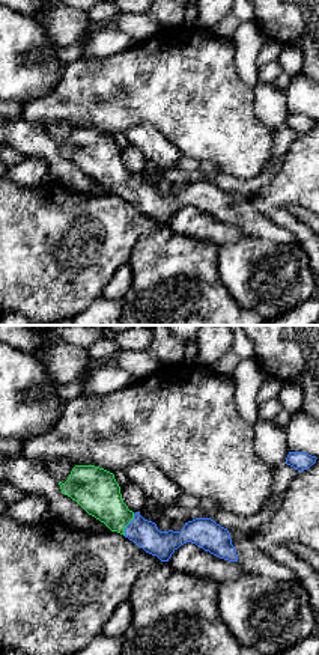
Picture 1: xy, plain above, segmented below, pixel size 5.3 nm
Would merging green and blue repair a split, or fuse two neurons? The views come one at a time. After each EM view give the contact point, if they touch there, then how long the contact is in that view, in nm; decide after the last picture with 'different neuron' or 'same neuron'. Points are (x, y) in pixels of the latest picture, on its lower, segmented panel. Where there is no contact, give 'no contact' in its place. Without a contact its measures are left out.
(128, 523) | 130 nm

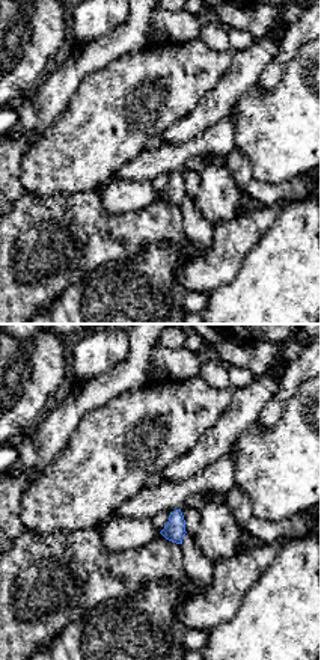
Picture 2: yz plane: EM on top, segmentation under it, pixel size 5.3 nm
no contact

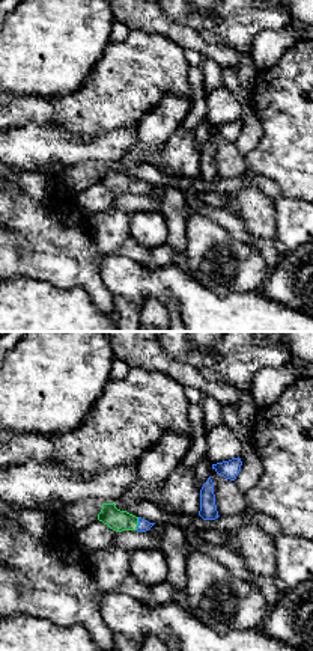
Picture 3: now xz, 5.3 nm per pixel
(137, 523) | 70 nm

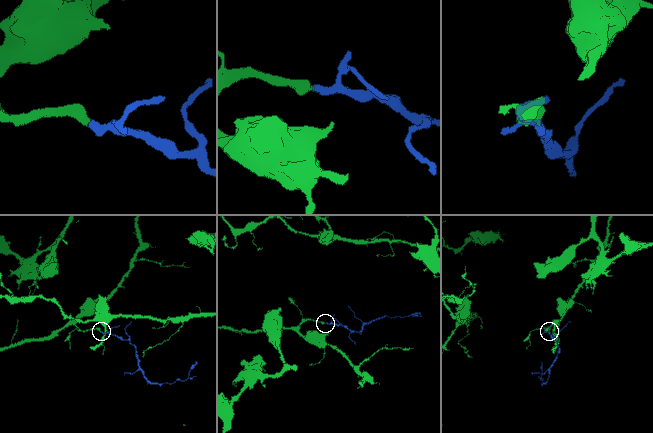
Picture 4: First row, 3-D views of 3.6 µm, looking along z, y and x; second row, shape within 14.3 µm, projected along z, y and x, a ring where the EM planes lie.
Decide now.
same neuron

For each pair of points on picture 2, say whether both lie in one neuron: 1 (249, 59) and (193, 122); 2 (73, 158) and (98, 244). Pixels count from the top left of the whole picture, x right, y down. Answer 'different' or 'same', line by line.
1: same
2: different

